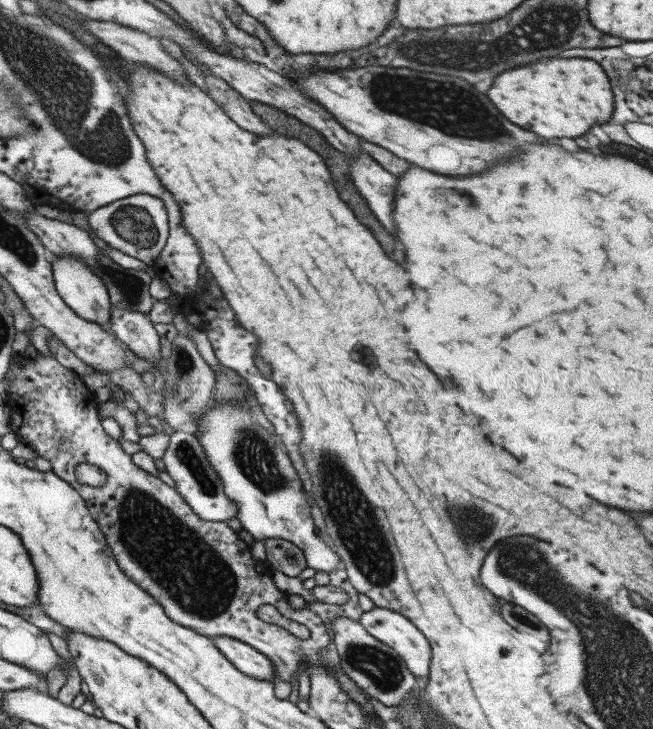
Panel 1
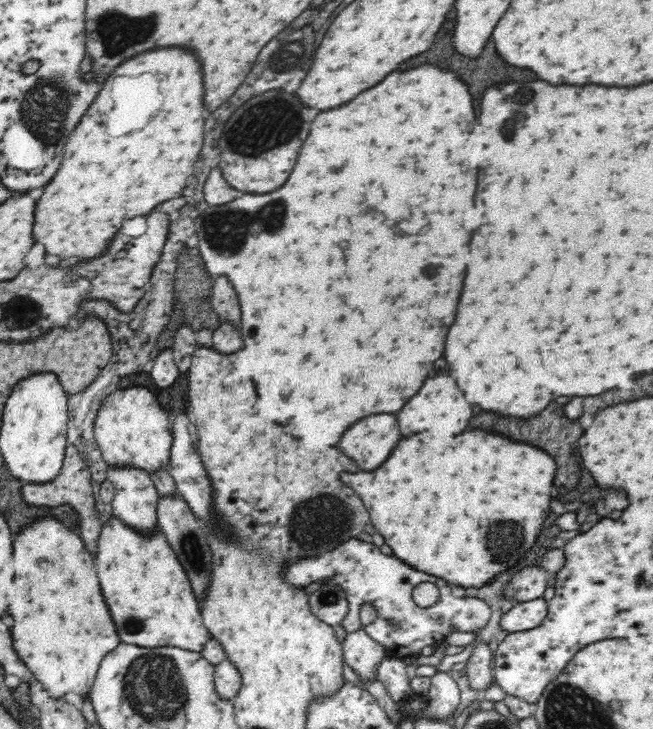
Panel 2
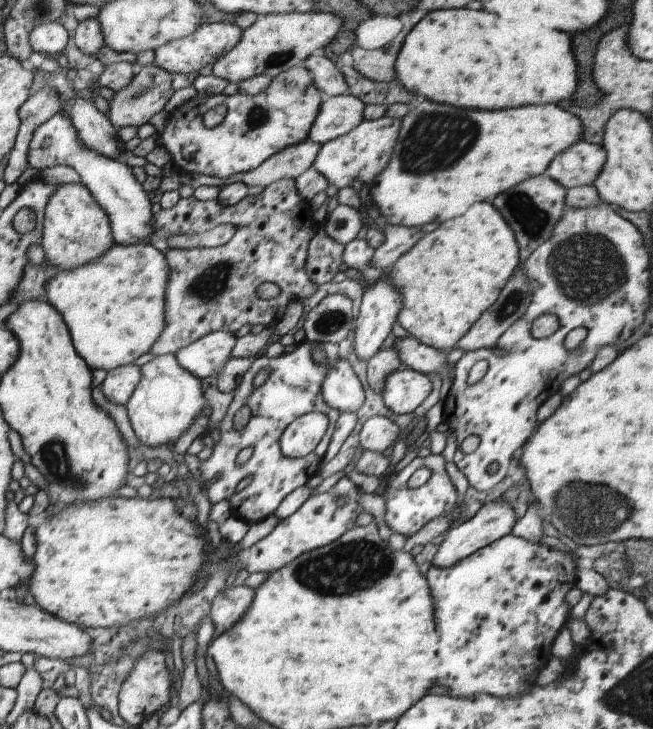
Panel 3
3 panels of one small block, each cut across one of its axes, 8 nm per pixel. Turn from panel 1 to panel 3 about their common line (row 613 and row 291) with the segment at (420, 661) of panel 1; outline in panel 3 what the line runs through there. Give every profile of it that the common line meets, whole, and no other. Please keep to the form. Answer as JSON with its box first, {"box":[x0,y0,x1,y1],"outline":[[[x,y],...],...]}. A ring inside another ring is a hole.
{"box":[353,280,401,362],"outline":[[[379,280],[373,286],[363,288],[359,318],[353,338],[353,354],[369,362],[377,352],[383,340],[387,338],[393,322],[401,312],[401,294],[389,286],[387,280]]]}

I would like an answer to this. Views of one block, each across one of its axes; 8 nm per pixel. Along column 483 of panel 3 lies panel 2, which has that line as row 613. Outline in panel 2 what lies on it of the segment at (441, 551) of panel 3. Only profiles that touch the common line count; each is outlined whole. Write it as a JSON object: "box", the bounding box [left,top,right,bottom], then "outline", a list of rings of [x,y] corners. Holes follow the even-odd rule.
{"box":[498,598,548,634],"outline":[[[536,598],[530,602],[520,602],[500,618],[498,626],[506,634],[524,632],[524,630],[532,630],[532,628],[540,626],[542,620],[546,618],[546,614],[548,614],[548,602],[544,602],[542,598]]]}

